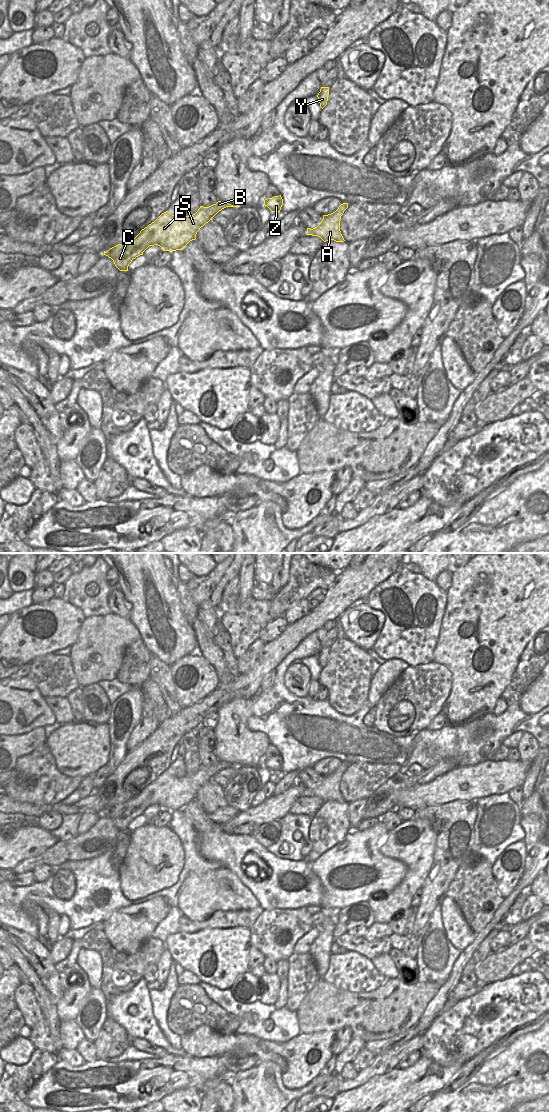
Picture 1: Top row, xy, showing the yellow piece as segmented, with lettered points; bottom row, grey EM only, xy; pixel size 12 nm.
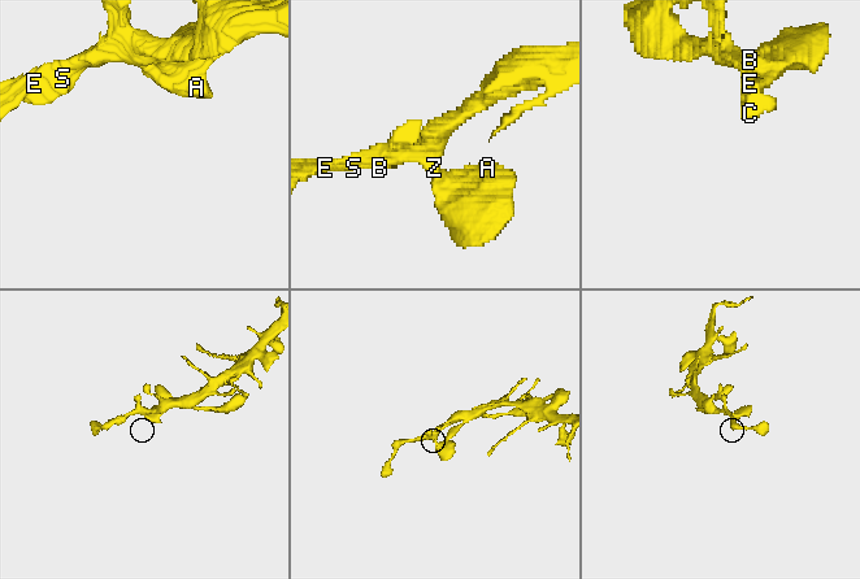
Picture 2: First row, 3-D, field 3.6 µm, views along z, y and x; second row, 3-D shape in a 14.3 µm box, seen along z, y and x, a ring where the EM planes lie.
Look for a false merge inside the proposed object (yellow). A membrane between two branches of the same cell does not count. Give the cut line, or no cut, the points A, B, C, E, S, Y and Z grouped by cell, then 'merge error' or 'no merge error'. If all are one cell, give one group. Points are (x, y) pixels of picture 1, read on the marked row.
no cut | A B C E S Y Z | no merge error

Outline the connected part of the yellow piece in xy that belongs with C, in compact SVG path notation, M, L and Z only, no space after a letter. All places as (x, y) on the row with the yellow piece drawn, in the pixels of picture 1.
M218 201L209 207L200 206L198 211L192 216L184 216L177 218L170 212L166 211L162 213L154 222L142 229L140 233L133 239L128 240L125 243L118 244L110 248L107 252L104 251L104 255L111 258L115 266L120 271L128 271L128 266L136 257L143 255L143 252L149 247L158 245L163 251L176 251L183 250L183 248L192 240L196 239L196 234L206 223L222 209L226 207L238 207L233 206L226 202Z

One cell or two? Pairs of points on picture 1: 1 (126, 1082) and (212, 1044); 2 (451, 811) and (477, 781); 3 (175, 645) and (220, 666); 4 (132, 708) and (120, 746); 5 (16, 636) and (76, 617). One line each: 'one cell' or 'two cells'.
1: two cells
2: two cells
3: two cells
4: one cell
5: one cell

